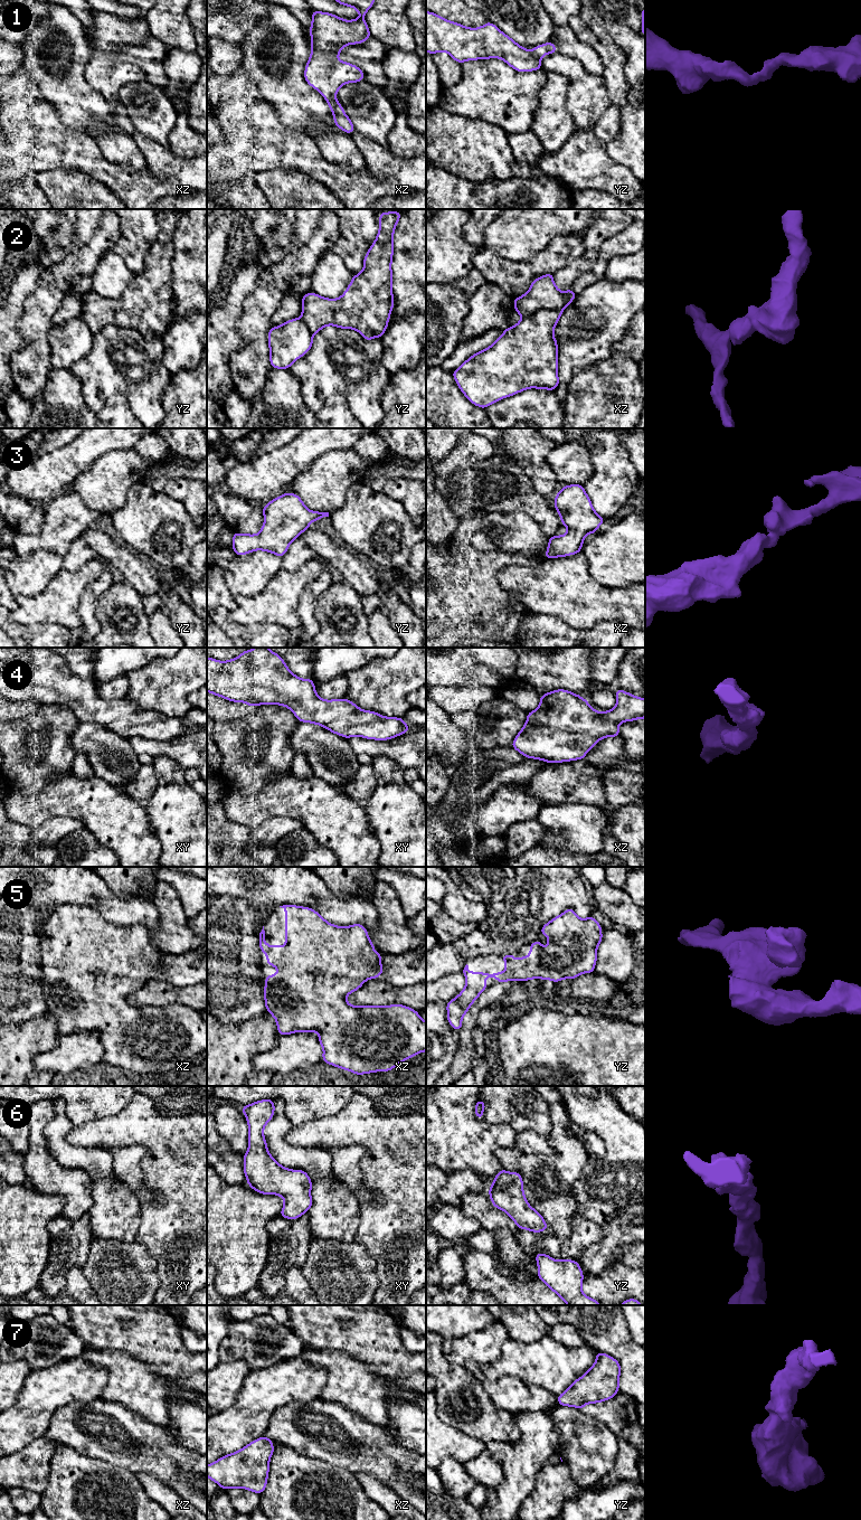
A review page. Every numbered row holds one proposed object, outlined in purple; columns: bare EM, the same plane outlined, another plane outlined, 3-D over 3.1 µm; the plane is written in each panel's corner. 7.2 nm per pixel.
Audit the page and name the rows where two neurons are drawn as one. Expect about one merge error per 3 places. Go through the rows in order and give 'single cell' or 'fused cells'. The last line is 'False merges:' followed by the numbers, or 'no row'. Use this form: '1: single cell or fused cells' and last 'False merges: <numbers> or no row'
1: single cell
2: fused cells
3: single cell
4: single cell
5: single cell
6: single cell
7: single cell
False merges: 2

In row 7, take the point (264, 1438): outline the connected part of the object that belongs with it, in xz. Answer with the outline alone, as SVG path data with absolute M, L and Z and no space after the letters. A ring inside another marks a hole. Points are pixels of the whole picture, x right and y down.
M267 1436L254 1439L235 1453L207 1465L207 1476L223 1490L246 1489L263 1493L267 1484L274 1444Z

